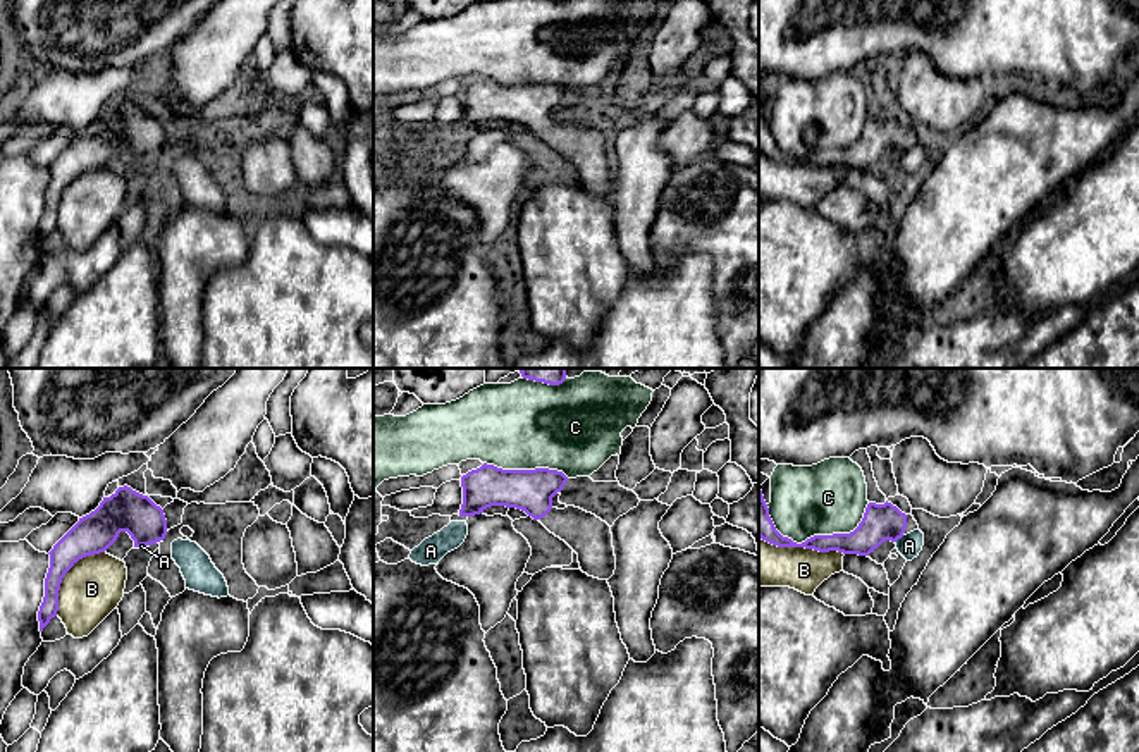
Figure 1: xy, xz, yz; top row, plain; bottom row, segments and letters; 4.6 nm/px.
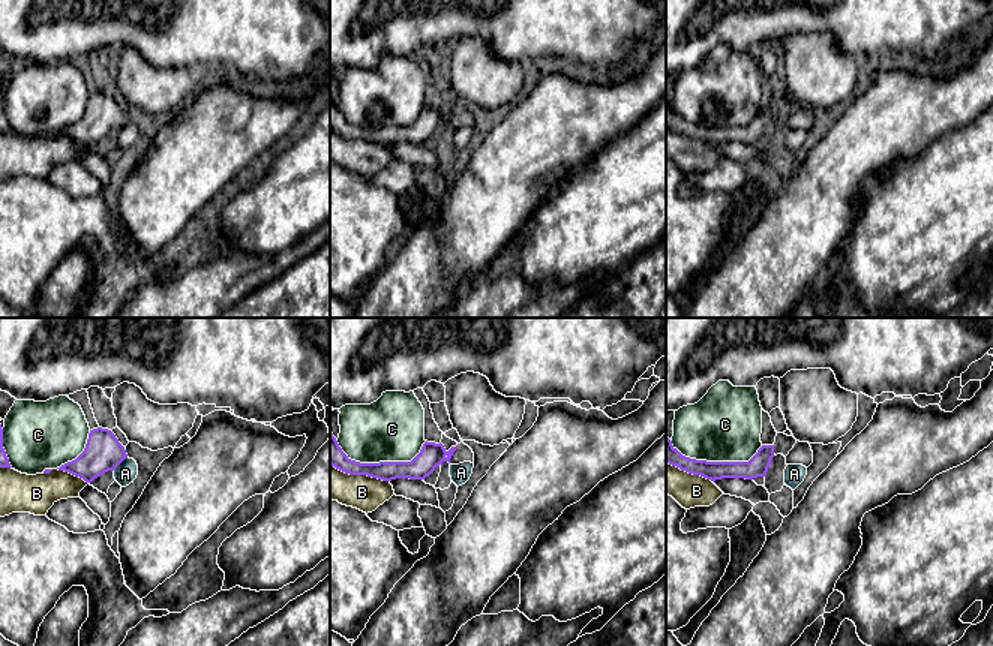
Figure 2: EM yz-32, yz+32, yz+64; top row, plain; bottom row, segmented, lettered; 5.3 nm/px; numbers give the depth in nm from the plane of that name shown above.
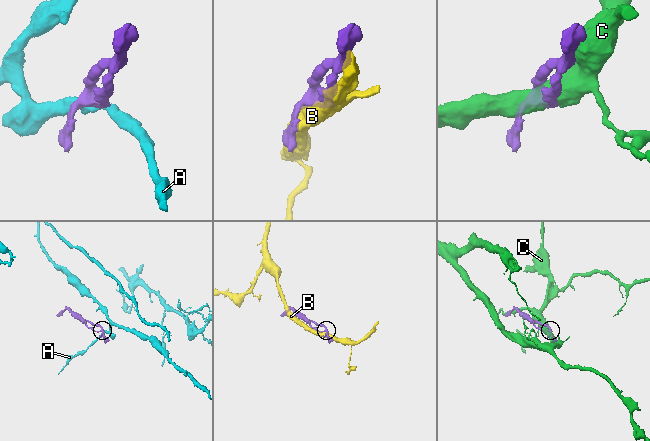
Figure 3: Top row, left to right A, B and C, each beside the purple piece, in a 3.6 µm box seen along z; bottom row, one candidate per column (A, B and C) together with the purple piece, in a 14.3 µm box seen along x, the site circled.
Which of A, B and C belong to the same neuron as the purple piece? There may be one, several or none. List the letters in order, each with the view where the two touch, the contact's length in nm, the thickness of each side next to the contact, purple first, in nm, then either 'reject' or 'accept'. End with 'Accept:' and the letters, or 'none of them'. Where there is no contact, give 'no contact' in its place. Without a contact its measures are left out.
A: meets purple in yz; contact 60 nm long; 180 nm thick on the purple side, 110 nm on the other; reject
B: meets purple in yz; contact 400 nm long; 120 nm thick on the purple side, 220 nm on the other; reject
C: meets purple in yz; contact 480 nm long; 140 nm thick on the purple side, 340 nm on the other; reject
Accept: none of them

